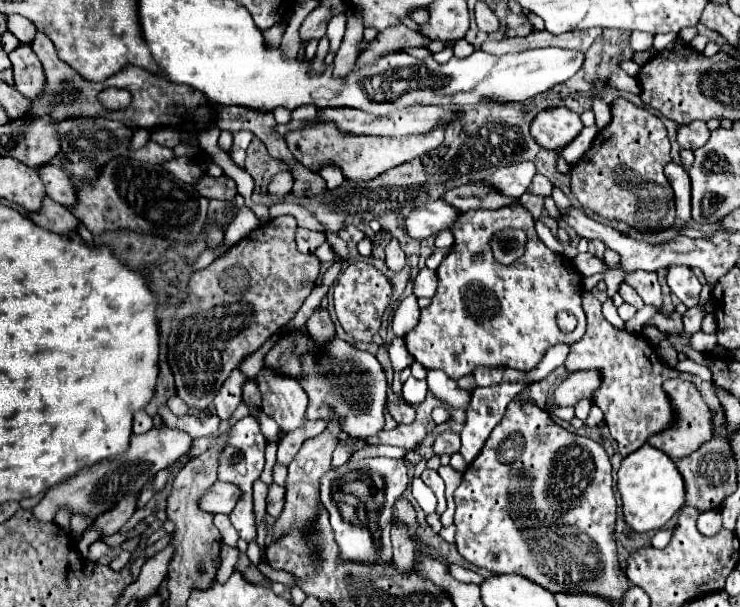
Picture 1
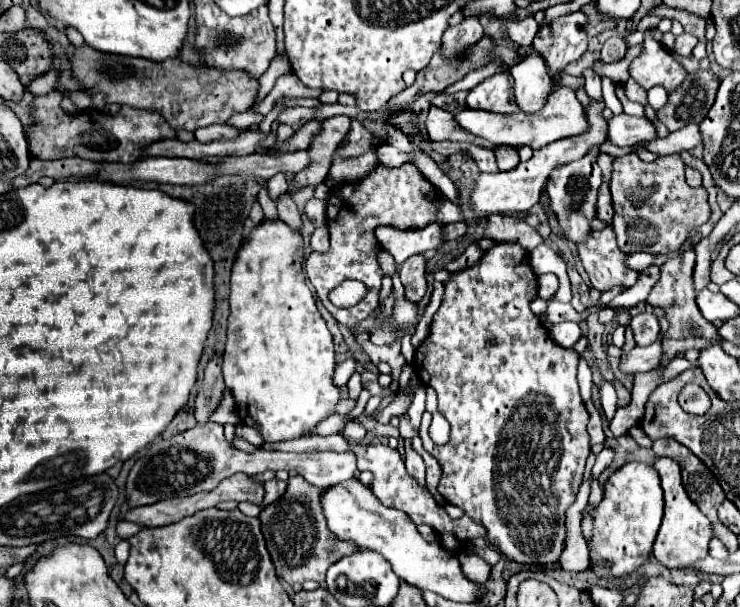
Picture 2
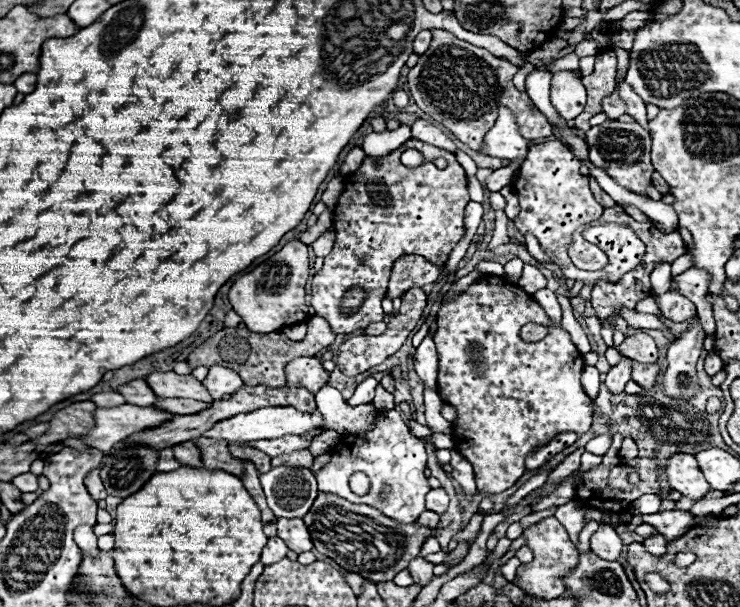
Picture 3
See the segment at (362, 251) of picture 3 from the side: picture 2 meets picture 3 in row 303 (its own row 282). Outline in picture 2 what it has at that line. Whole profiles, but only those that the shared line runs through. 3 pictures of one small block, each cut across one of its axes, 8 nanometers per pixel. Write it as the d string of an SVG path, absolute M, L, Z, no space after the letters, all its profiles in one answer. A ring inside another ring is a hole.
M378 164L368 176L356 182L342 182L340 188L332 188L328 192L326 220L330 230L330 252L312 252L306 258L306 274L324 308L342 326L354 328L378 308L378 290L384 272L378 264L378 252L382 248L374 236L374 228L392 226L398 230L418 230L436 220L438 208L440 198L436 196L436 186L414 164L402 164L398 168ZM348 278L364 282L368 286L368 294L352 308L338 308L330 302L328 294Z

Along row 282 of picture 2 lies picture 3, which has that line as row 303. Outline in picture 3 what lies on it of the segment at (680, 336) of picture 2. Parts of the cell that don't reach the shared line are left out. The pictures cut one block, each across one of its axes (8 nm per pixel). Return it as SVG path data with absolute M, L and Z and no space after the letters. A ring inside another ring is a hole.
M668 292L662 296L654 296L654 298L656 298L656 304L660 306L662 316L668 320L688 322L696 316L696 306L678 292Z

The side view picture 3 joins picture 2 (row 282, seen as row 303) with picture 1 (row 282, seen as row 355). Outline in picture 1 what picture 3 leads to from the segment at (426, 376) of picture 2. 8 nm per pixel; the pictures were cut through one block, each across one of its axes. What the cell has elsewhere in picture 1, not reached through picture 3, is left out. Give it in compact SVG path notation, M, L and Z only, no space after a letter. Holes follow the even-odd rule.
M514 204L514 206L506 206L506 208L498 208L498 210L464 212L460 216L460 220L456 222L456 226L452 228L452 234L454 234L454 248L436 270L438 290L432 298L432 304L422 310L418 326L412 332L408 332L404 338L408 352L426 370L444 370L452 380L460 380L460 378L472 374L474 366L480 366L480 364L528 370L528 368L538 366L540 358L544 356L544 352L550 346L554 346L558 342L572 344L576 338L582 336L582 334L576 334L576 330L586 328L586 318L584 318L584 310L580 304L582 276L574 268L572 260L566 258L566 262L564 262L562 254L550 252L538 240L538 236L534 232L532 214L522 204ZM505 228L524 230L528 236L524 256L518 258L516 264L510 264L510 266L496 262L496 258L492 256L492 250L490 250L492 236ZM476 252L484 254L482 262L472 262L472 254L476 254ZM562 310L572 312L578 318L578 326L574 332L560 330L556 316Z

